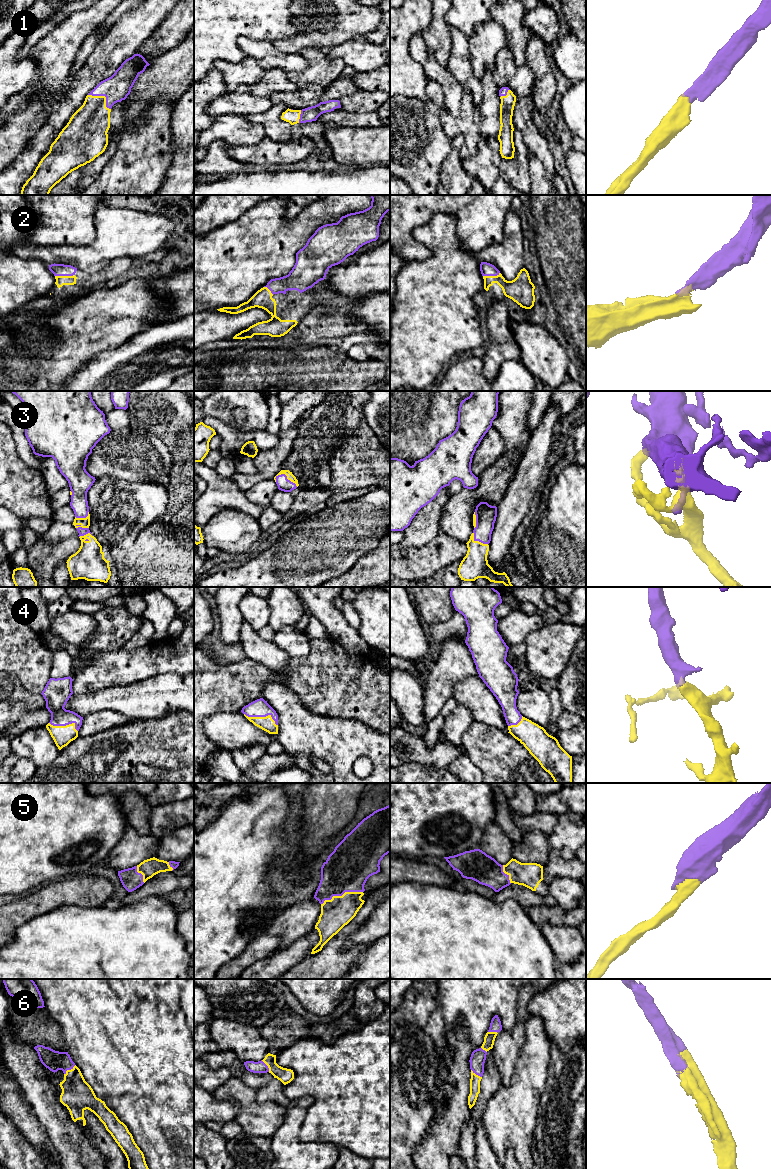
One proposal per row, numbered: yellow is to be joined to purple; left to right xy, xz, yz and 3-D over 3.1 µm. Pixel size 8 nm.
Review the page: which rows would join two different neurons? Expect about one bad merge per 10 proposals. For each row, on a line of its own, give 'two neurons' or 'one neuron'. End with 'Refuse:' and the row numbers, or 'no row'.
1: one neuron
2: one neuron
3: one neuron
4: one neuron
5: one neuron
6: one neuron
Refuse: no row

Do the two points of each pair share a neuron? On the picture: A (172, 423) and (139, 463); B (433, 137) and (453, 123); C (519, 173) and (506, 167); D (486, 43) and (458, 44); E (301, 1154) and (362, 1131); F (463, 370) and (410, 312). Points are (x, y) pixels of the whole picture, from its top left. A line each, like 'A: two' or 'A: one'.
A: two
B: two
C: one
D: two
E: two
F: two

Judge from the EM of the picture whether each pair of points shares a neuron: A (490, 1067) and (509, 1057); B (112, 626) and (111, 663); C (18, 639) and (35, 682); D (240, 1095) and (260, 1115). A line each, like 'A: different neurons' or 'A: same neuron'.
A: different neurons
B: different neurons
C: same neuron
D: same neuron

